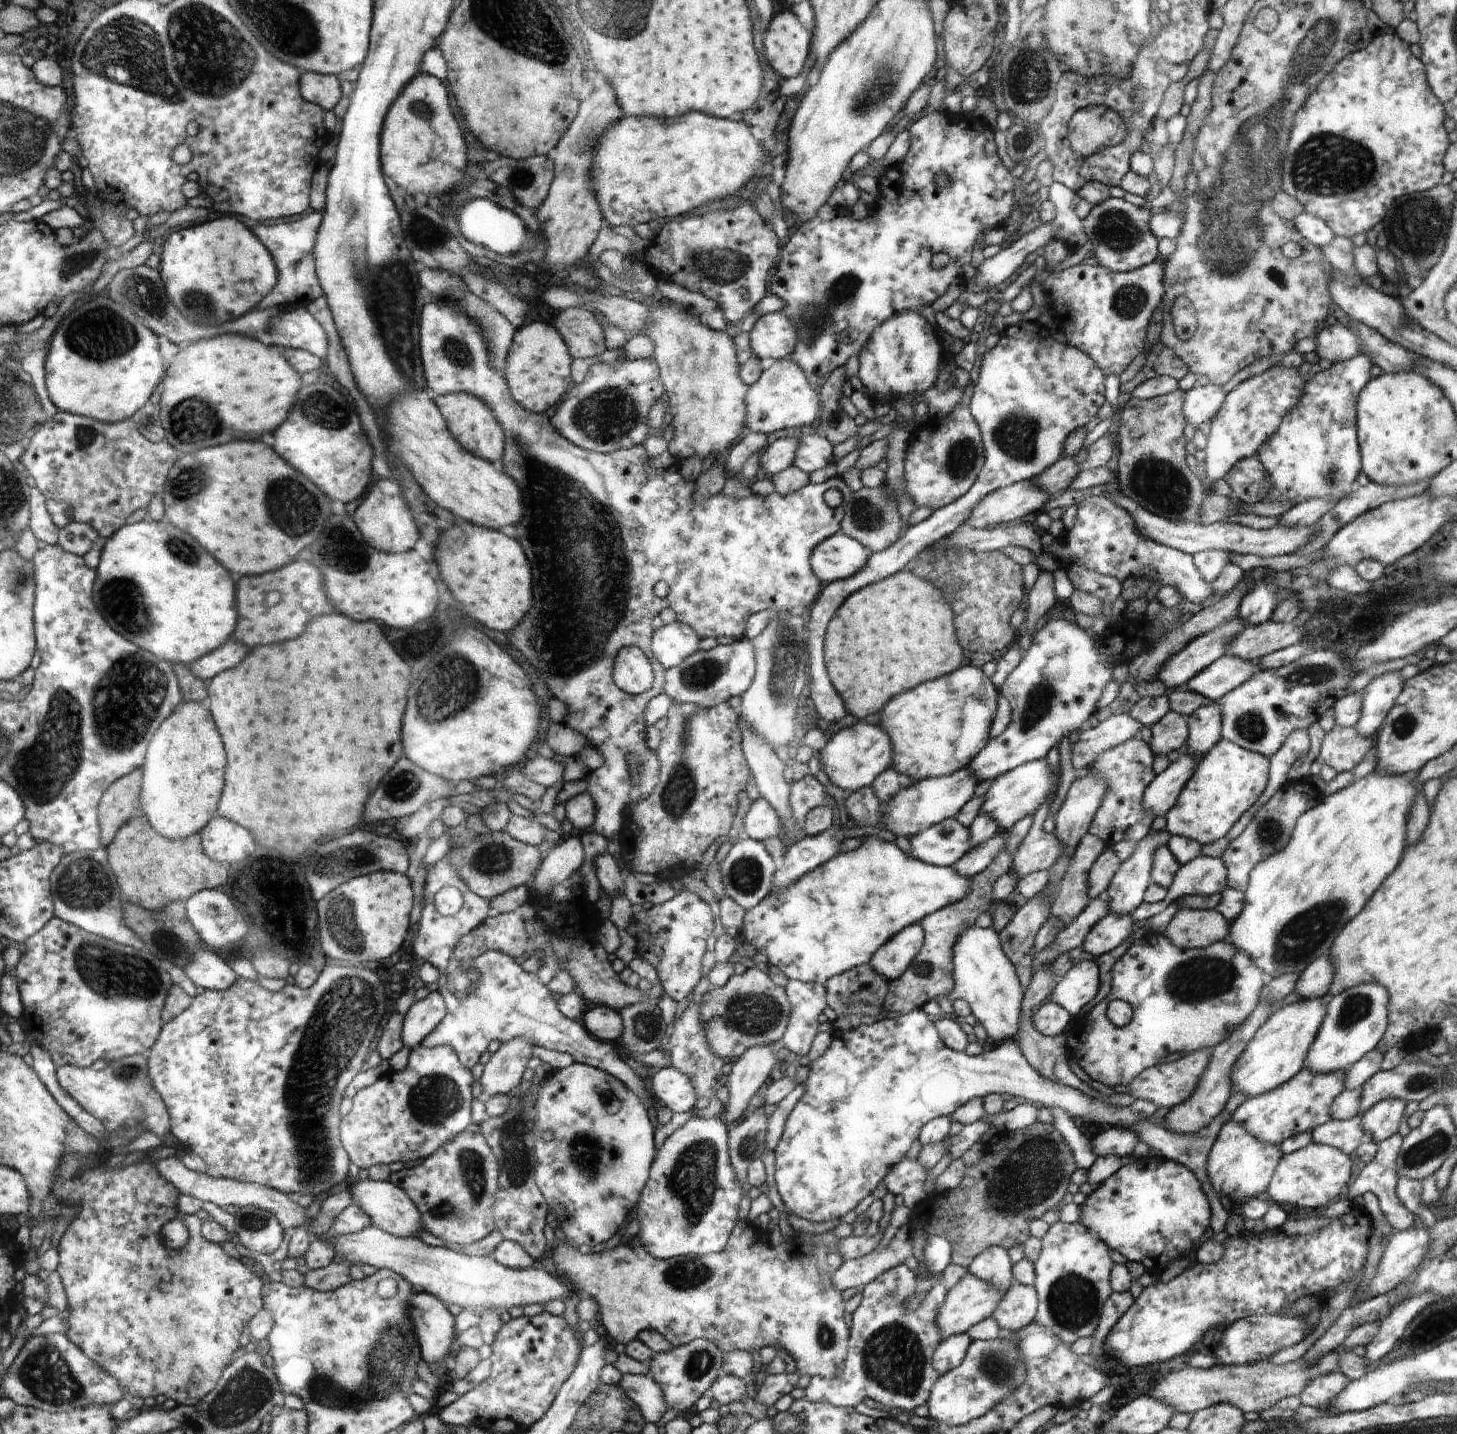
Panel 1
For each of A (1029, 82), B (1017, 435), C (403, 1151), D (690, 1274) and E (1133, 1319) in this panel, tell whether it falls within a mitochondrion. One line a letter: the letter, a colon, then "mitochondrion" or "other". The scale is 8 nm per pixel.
A: mitochondrion
B: mitochondrion
C: other
D: mitochondrion
E: other

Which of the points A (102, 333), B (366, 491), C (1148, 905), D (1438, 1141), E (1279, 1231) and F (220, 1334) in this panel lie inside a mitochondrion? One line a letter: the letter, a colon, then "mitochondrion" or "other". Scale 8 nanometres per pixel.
A: mitochondrion
B: other
C: other
D: mitochondrion
E: other
F: other

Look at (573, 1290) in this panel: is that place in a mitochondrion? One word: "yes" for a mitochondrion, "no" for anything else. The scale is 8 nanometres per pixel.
no

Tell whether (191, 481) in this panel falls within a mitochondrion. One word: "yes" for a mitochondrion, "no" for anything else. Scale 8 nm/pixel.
yes

